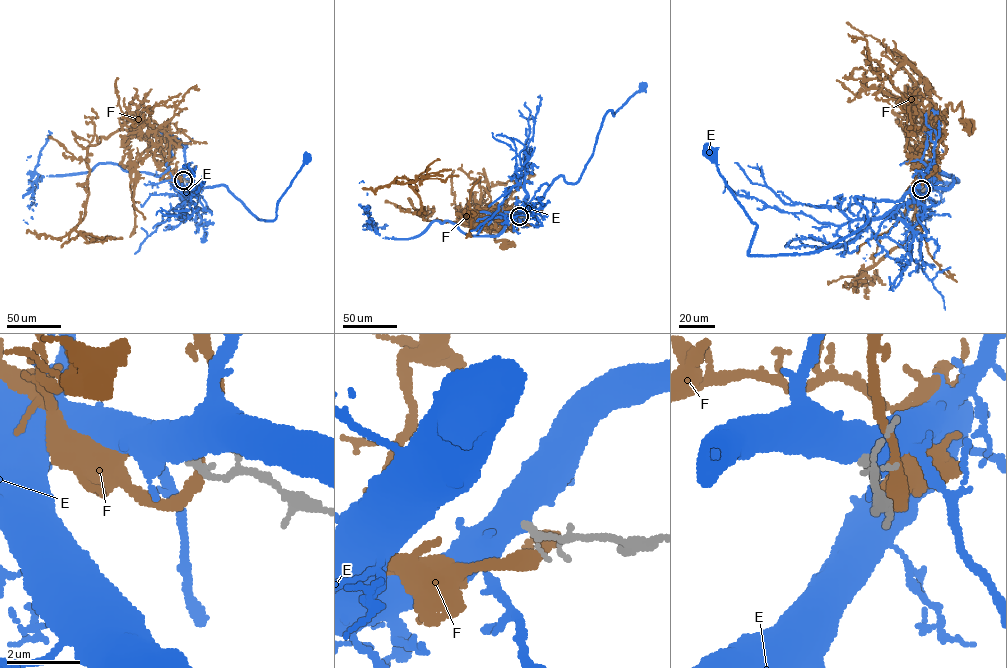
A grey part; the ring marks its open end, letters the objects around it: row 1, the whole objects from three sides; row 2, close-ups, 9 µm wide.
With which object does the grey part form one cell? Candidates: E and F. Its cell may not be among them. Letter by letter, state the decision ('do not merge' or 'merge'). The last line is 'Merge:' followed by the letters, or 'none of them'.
E: do not merge
F: do not merge
Merge: none of them

